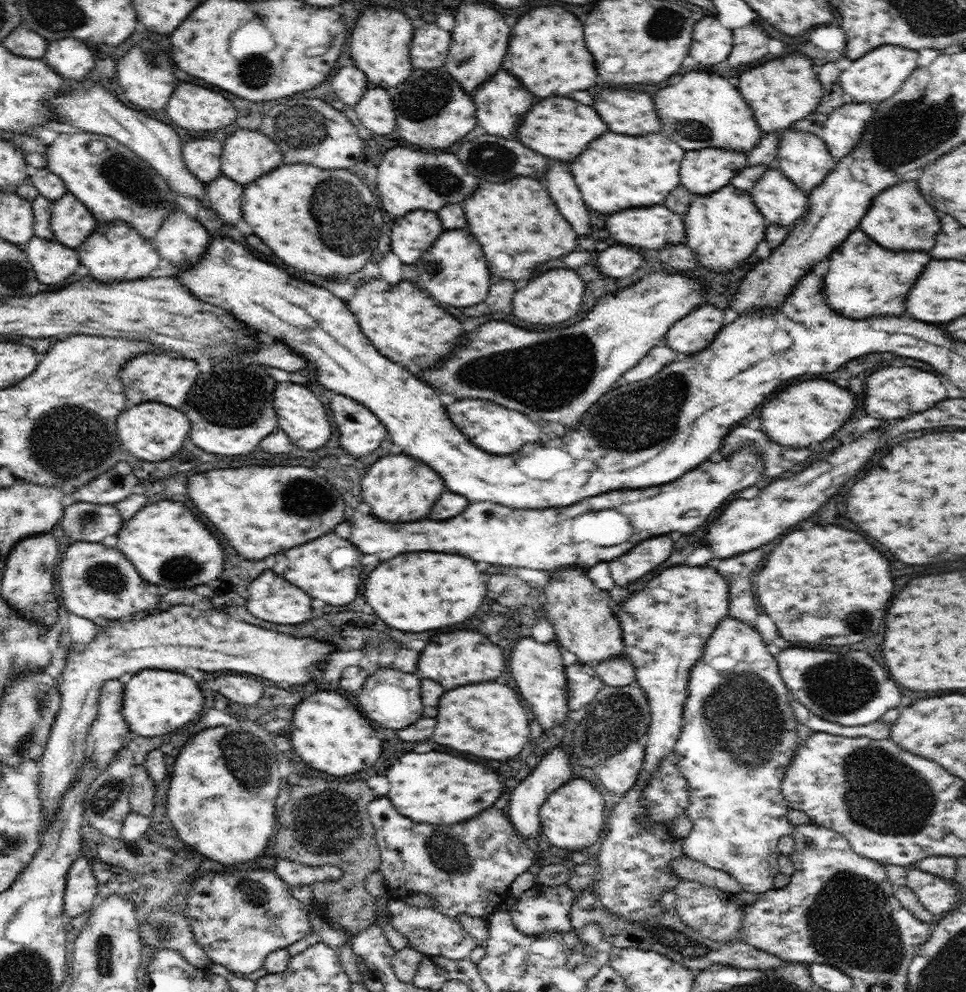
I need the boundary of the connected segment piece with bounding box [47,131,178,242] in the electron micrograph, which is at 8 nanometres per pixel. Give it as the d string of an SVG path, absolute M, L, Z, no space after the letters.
M86 131L60 133L47 150L47 168L64 181L67 193L74 195L91 210L98 225L126 222L131 229L152 242L166 222L166 217L178 209L178 193L168 187L147 161L115 138L104 138L106 150L101 154L91 154L88 144L92 136L94 133L88 134Z

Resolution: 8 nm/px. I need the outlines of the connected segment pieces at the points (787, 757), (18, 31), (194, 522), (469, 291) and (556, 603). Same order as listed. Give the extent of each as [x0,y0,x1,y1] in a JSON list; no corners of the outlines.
[[671,615,800,895],[2,25,48,59],[117,500,224,590],[416,228,490,308],[543,565,626,665]]

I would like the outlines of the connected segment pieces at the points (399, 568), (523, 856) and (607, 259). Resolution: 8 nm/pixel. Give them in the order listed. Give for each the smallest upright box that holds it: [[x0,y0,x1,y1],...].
[[366,554,486,632],[368,796,539,919],[596,243,648,278]]

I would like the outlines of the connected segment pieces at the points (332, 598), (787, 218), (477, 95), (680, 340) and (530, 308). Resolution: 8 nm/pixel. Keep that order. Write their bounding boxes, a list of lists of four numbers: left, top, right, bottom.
[[274,531,362,606],[750,167,808,228],[473,68,538,138],[666,303,722,356],[514,268,586,324]]

